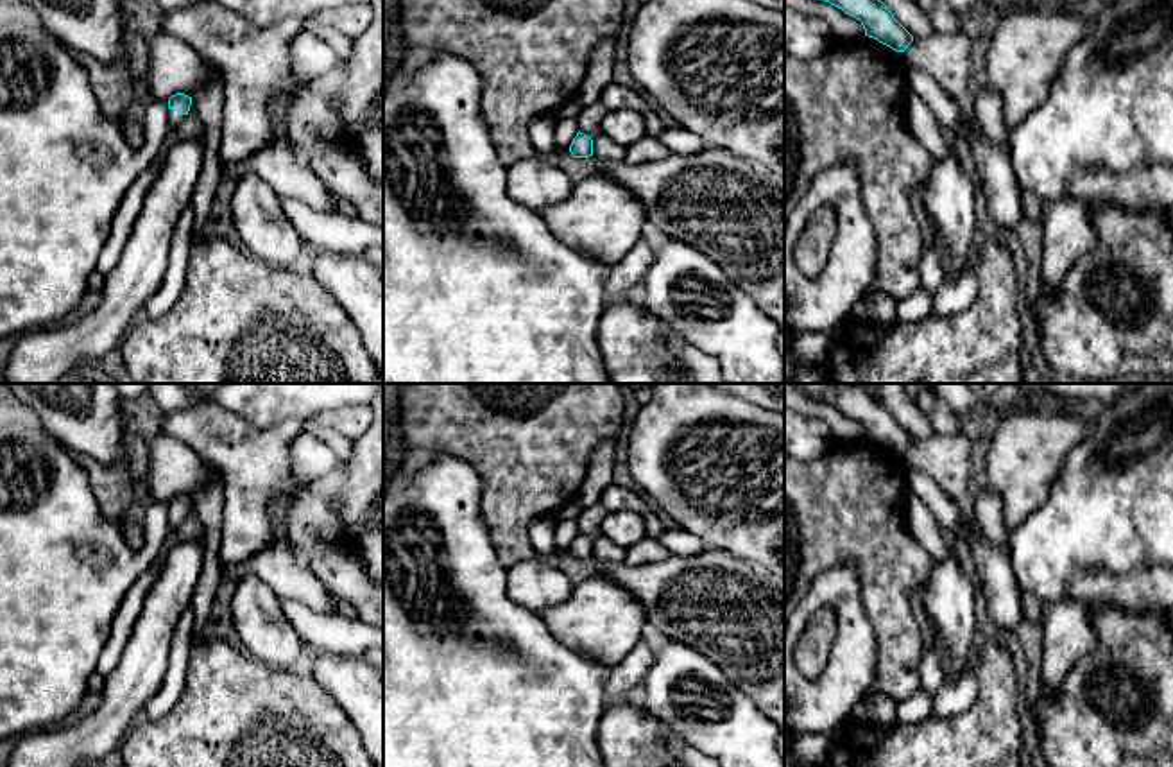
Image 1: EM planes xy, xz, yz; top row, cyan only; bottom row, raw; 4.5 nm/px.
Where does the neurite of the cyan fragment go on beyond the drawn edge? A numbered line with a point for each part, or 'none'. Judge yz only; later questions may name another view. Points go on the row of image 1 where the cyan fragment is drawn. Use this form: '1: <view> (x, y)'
none

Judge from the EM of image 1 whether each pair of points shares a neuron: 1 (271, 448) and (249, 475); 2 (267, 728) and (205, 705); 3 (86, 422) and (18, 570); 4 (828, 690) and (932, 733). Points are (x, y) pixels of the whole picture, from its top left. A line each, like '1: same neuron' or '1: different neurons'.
1: same neuron
2: same neuron
3: different neurons
4: different neurons

